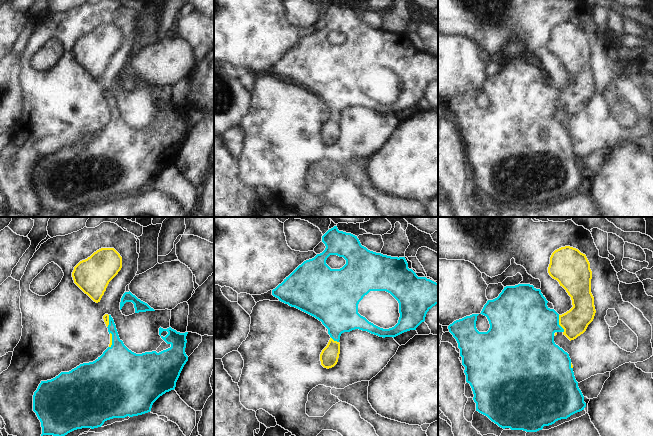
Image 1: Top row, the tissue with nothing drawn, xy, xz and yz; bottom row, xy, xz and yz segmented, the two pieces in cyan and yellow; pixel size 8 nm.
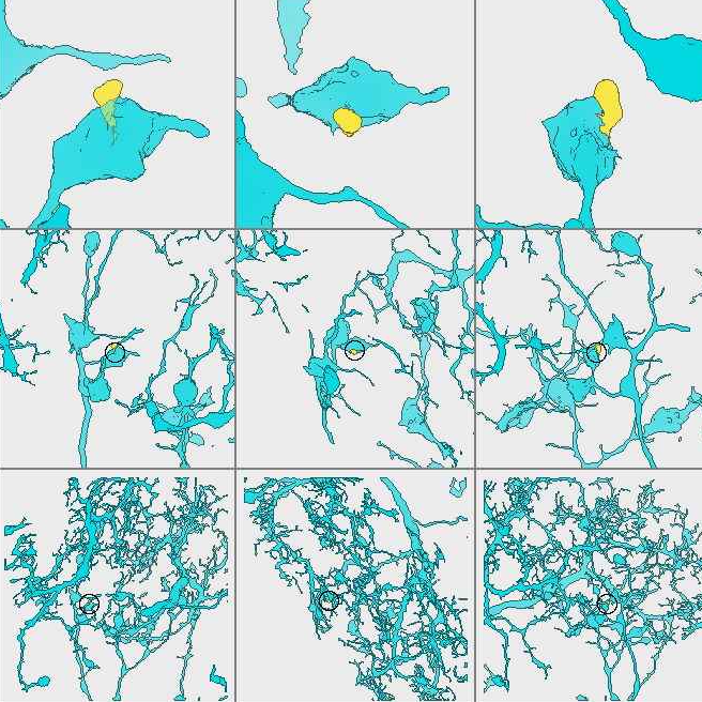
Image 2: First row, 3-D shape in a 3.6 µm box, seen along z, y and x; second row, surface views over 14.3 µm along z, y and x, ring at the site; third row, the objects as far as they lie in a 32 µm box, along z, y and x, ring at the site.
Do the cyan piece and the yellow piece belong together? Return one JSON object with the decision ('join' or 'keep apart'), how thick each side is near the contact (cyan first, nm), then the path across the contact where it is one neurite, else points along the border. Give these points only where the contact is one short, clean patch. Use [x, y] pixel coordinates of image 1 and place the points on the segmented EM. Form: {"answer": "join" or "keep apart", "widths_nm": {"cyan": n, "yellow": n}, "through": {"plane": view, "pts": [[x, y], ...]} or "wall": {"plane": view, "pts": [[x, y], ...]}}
{"answer": "join", "widths_nm": {"cyan": 440, "yellow": 200}, "through": {"plane": "yz", "pts": [[527, 326], [558, 324], [573, 323], [575, 321]]}}

